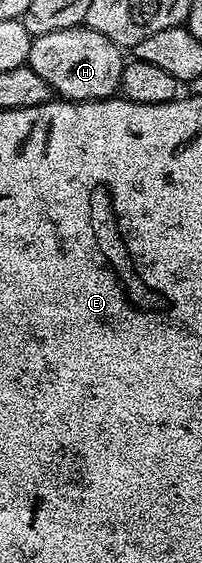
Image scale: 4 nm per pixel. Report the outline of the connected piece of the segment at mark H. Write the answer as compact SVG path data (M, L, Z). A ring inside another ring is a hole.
M84 24L63 28L59 32L47 32L36 35L30 44L30 54L27 65L43 80L58 99L67 102L90 102L114 97L121 88L121 73L126 64L126 59L121 58L122 47L116 46L107 36L95 32L90 26Z

